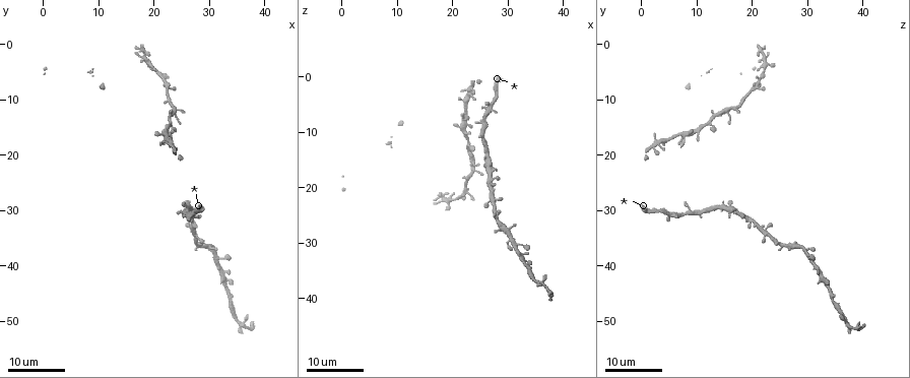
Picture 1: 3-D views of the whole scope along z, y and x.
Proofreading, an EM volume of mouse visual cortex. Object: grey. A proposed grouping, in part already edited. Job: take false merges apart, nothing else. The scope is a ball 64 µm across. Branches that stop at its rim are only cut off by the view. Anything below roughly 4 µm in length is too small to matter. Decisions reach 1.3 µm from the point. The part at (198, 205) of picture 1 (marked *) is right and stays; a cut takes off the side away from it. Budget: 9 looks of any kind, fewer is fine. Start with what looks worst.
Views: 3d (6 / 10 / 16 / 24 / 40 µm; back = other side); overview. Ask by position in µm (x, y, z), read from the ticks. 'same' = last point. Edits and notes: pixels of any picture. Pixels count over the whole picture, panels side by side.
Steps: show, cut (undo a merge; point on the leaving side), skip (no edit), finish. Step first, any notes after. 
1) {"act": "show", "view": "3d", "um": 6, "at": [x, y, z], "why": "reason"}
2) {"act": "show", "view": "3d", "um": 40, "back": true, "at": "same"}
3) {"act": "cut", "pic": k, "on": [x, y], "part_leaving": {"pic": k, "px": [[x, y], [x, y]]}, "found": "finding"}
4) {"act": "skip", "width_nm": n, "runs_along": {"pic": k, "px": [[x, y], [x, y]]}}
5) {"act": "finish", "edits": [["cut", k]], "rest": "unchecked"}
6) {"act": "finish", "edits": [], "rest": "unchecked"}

{"act": "show", "view": "3d", "um": 16, "at": [22.5, 9.0, 20.0], "why": "sudden change in width"}

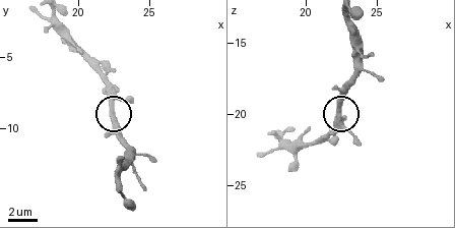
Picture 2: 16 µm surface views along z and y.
{"act": "show", "view": "3d", "um": 6, "at": [22.4, 8.8, 19.6]}

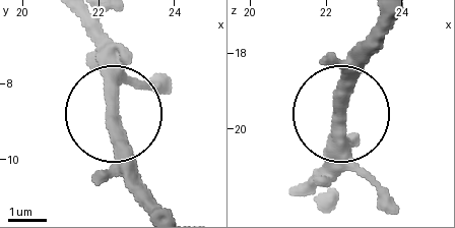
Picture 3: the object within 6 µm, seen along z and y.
{"act": "skip", "runs_along": {"pic": 3, "px": [[380, 20], [340, 114], [340, 173]]}, "found": "one neuron here"}

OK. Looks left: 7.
{"act": "show", "view": "3d", "um": 16, "at": [23.5, 12.0, 15.5], "why": "thin neck"}

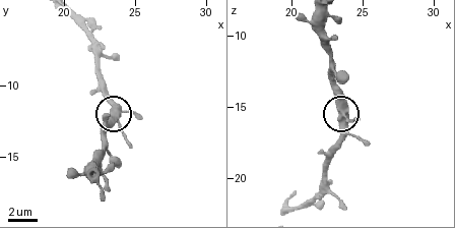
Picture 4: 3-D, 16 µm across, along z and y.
{"act": "show", "view": "3d", "um": 6, "at": "same", "why": "closer look"}

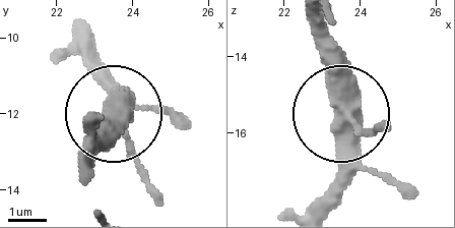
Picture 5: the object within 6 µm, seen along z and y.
{"act": "skip", "width_nm": 370, "found": "one neuron here"}

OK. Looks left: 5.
{"act": "show", "view": "3d", "um": 24, "at": [21.5, 16.5, 9.0]}

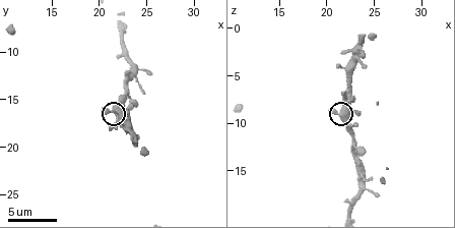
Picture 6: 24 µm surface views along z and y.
{"act": "show", "view": "3d", "um": 6, "at": [21.0, 16.2, 8.6], "why": "closer look"}

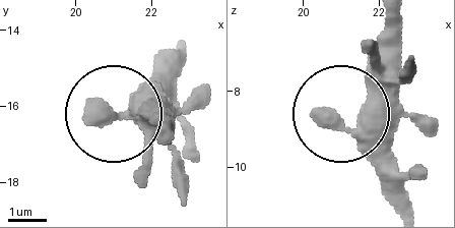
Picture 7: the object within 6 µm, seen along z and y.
{"act": "skip", "side_arm_um": 14, "found": "continuous, no second neuron"}

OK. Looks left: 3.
{"act": "show", "view": "3d", "um": 16, "at": [32.5, 43.0, 33.0], "why": "a narrow waist"}

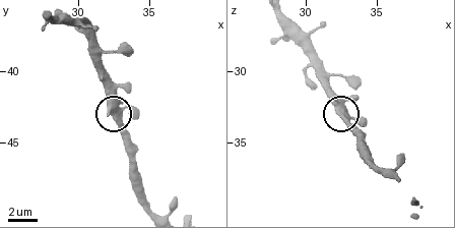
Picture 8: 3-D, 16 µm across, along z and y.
{"act": "show", "view": "3d", "um": 6, "at": [32.6, 43.4, 33.2], "why": "zoom in"}

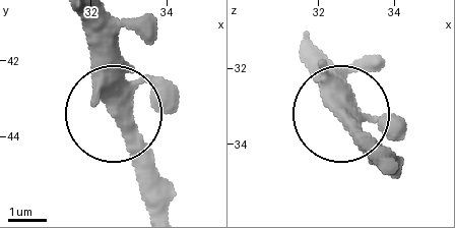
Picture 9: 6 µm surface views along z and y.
{"act": "skip", "runs_along": {"pic": 9, "px": [[82, 16], [99, 94], [160, 178]]}, "found": "all the same neuron"}

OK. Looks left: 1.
{"act": "finish", "edits": [], "rest": "unchecked"}

